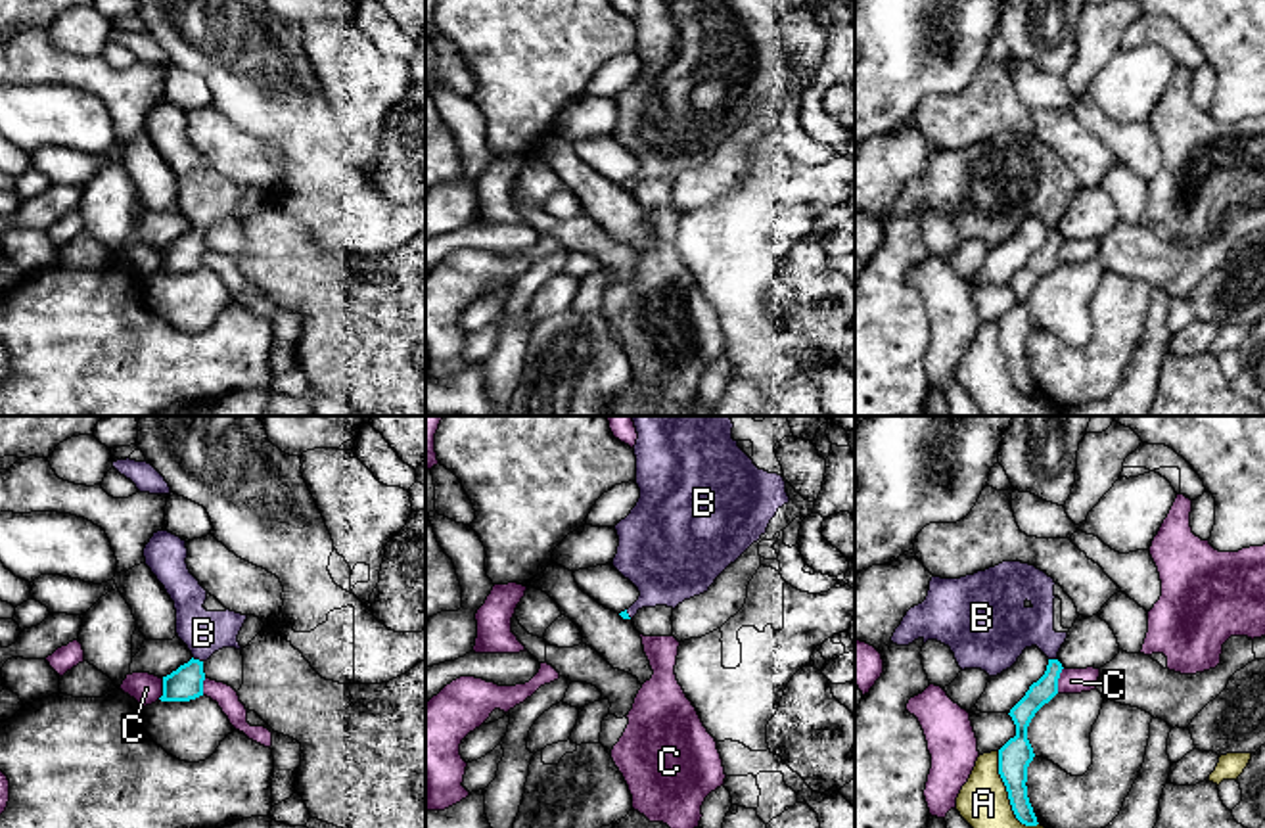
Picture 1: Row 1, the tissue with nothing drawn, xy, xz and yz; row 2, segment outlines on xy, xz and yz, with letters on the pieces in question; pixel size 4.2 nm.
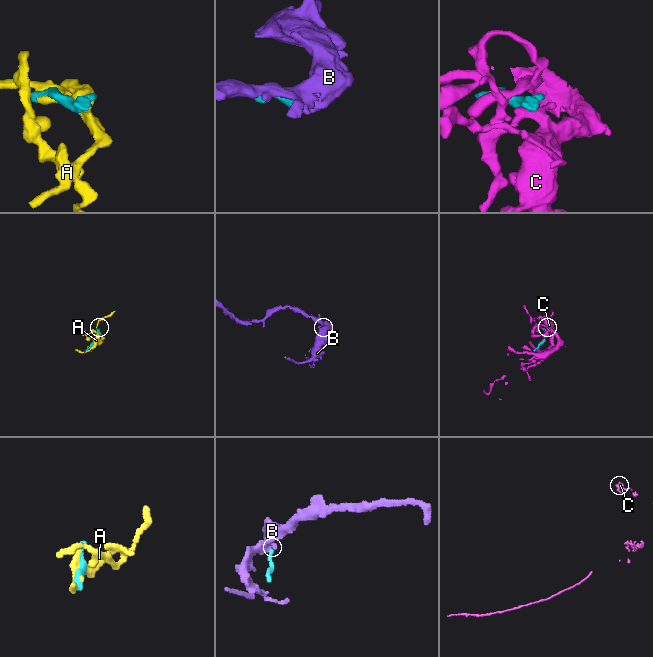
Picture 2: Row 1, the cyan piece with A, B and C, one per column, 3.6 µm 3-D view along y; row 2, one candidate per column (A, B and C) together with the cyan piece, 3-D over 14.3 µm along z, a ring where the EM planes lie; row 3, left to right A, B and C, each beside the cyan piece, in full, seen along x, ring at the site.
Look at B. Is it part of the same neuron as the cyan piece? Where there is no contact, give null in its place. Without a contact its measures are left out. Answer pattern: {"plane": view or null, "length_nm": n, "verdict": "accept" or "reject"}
{"plane": "xy", "length_nm": 50, "verdict": "accept"}

